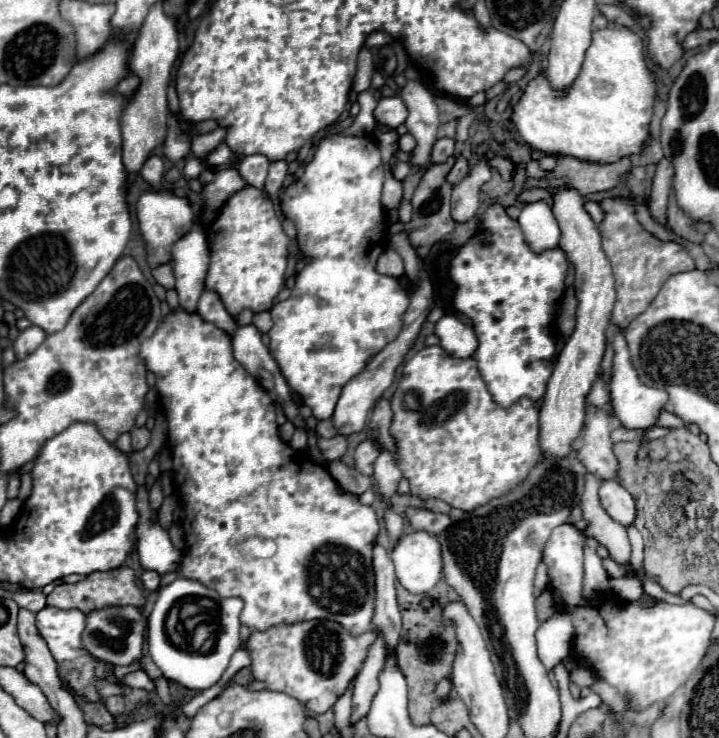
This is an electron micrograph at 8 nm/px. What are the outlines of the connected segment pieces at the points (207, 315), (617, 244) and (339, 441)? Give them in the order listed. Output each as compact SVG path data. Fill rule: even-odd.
M205 290L203 296L199 298L199 306L197 306L197 314L205 320L205 322L211 322L215 324L219 330L223 330L227 336L233 336L235 332L235 320L229 316L229 312L225 310L225 306L221 304L221 298L211 292L211 290Z
M605 198L599 202L599 206L603 208L603 220L597 224L597 228L603 238L603 250L613 266L617 288L617 300L611 314L611 322L617 328L627 328L631 320L635 320L651 304L659 288L673 274L693 270L695 262L681 244L671 240L659 240L651 232L647 232L639 224L633 206L627 204L623 198Z
M335 436L335 438L319 438L319 448L323 452L323 458L333 462L333 460L339 460L345 452L347 452L347 438L345 436Z

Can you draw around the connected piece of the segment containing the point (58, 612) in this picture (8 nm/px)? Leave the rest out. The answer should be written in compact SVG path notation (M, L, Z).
M45 606L43 610L37 612L37 632L39 636L47 642L55 662L57 662L57 670L61 680L67 684L69 690L73 690L75 694L81 694L87 702L97 704L103 702L103 696L97 692L97 688L93 686L95 680L105 680L109 676L109 670L113 668L109 662L105 660L95 660L81 644L81 634L85 630L85 620L87 616L81 610L61 610L61 608L53 608L53 606Z

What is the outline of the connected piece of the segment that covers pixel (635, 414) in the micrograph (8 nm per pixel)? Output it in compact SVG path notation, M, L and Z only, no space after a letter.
M617 332L613 336L613 350L615 350L615 356L613 356L613 370L611 370L611 380L609 380L609 398L611 398L611 414L619 420L619 424L627 430L641 430L641 428L653 428L659 420L659 414L663 410L663 406L667 404L669 396L667 392L659 390L659 388L651 388L651 386L645 386L641 380L639 380L639 374L637 370L633 368L631 364L631 358L629 358L629 348L627 348L627 342L623 338L621 332Z

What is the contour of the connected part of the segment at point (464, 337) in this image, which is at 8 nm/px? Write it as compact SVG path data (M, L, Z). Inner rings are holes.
M445 314L435 324L435 336L439 338L439 346L455 358L471 358L477 348L473 328L463 324L453 314Z

